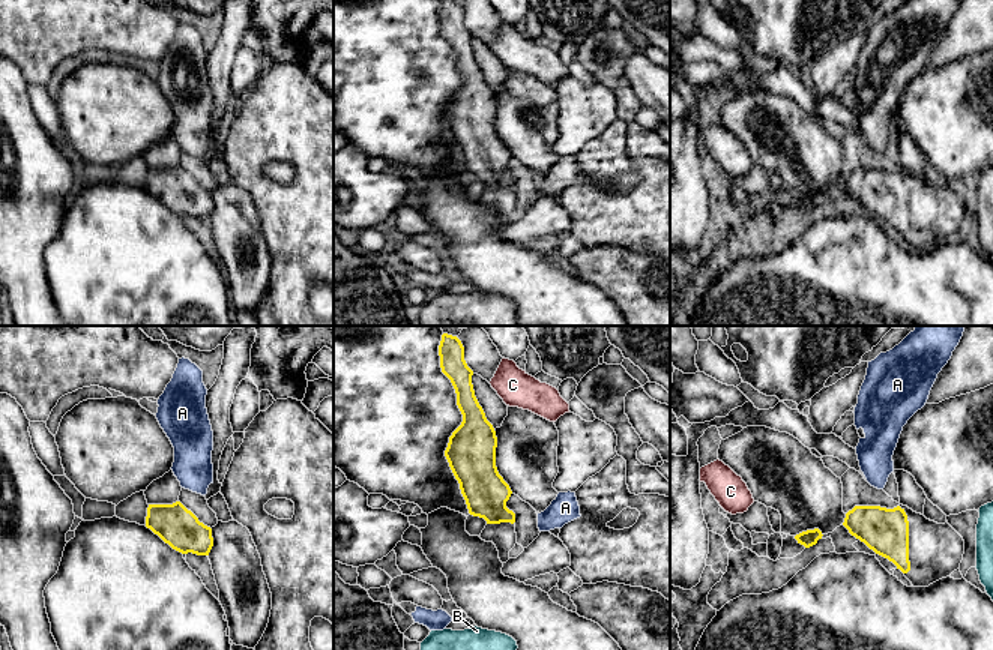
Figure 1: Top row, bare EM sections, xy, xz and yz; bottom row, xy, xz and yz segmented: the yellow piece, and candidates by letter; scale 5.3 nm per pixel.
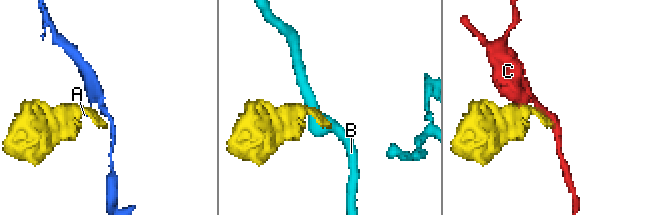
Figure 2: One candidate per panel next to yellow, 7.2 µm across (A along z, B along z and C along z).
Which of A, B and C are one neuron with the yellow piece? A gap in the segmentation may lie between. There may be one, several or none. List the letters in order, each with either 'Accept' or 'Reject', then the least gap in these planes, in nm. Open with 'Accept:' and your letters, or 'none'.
Accept: none
A: Reject. Distance 80 nm
B: Reject. Distance 360 nm
C: Reject. Distance 100 nm

